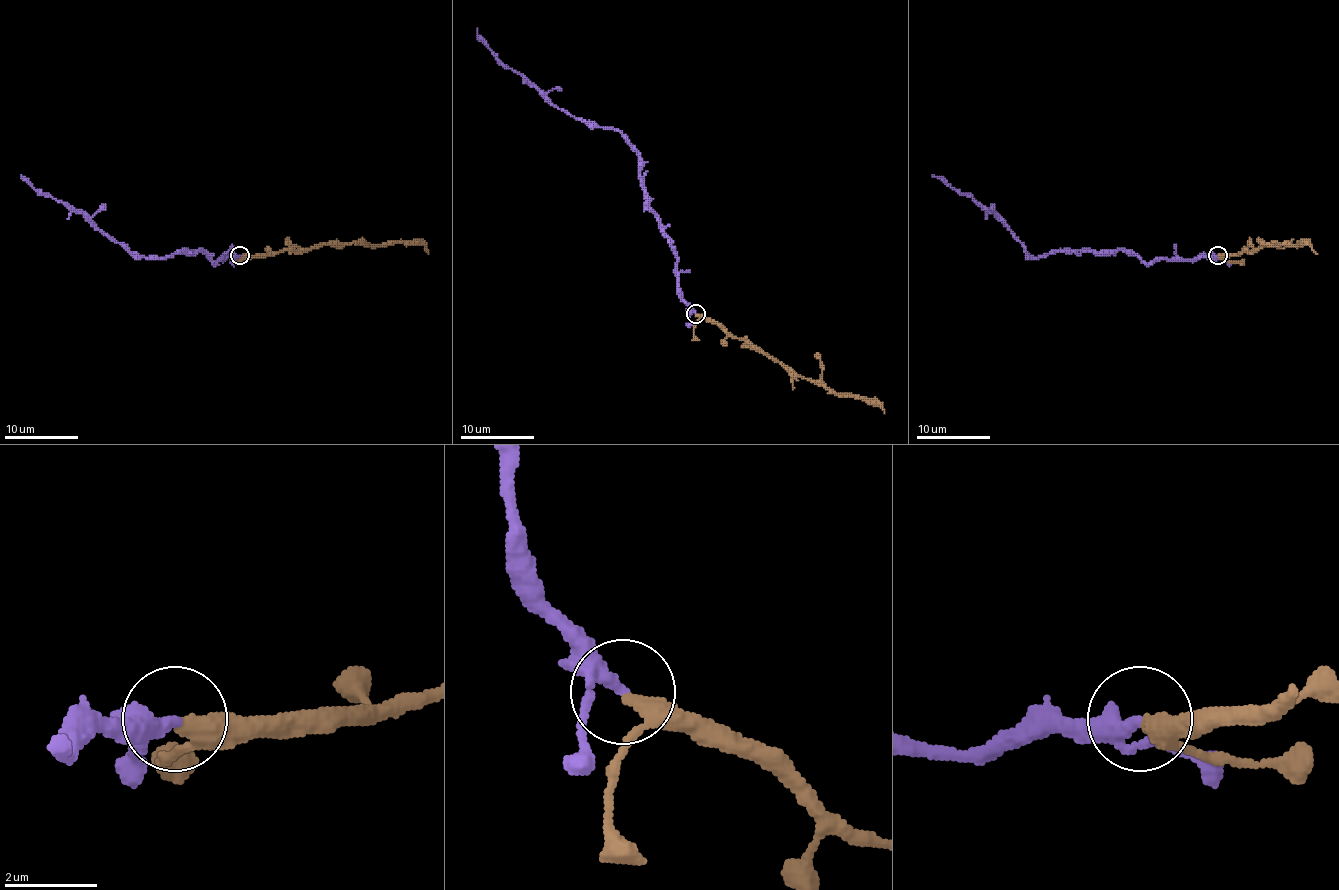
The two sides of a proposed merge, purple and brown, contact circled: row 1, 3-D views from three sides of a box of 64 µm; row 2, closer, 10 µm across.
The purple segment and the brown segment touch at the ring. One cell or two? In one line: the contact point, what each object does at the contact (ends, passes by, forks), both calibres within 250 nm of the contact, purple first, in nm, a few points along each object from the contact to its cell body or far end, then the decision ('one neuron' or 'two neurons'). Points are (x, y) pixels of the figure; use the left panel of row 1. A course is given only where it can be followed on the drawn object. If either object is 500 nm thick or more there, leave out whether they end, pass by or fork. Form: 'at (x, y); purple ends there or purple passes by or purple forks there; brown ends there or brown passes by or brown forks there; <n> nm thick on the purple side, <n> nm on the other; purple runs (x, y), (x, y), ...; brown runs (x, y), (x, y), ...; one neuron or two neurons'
at (240, 255); purple passes by; brown passes by; 240 nm thick on the purple side, 280 nm on the other; purple runs (239, 255), (228, 255), (217, 263), (202, 250), (133, 257), (81, 213), (41, 195), (21, 175); brown runs (239, 255), (270, 255), (281, 250), (307, 252), (324, 244), (349, 243), (417, 243), (428, 254); one neuron

